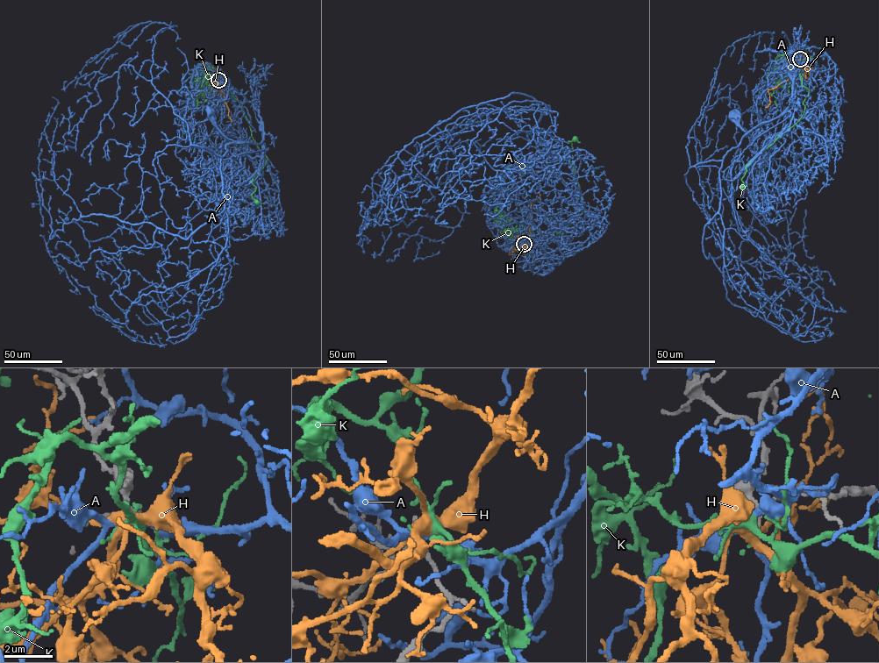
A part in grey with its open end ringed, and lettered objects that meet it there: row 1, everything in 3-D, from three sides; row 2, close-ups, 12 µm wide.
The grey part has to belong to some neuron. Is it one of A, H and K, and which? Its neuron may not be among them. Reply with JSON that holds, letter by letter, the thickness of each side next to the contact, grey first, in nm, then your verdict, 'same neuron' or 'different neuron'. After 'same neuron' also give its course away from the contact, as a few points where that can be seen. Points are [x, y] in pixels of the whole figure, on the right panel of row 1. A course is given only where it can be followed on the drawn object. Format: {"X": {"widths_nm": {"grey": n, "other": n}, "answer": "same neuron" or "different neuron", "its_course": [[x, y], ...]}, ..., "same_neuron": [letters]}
{"A": {"widths_nm": {"grey": 200, "other": 220}, "answer": "different neuron"}, "H": {"widths_nm": {"grey": 180, "other": 320}, "answer": "same neuron", "its_course": [[800, 59], [787, 80], [768, 90], [770, 102], [766, 107]]}, "K": {"widths_nm": {"grey": 200, "other": 180}, "answer": "different neuron"}, "same_neuron": ["H"]}

